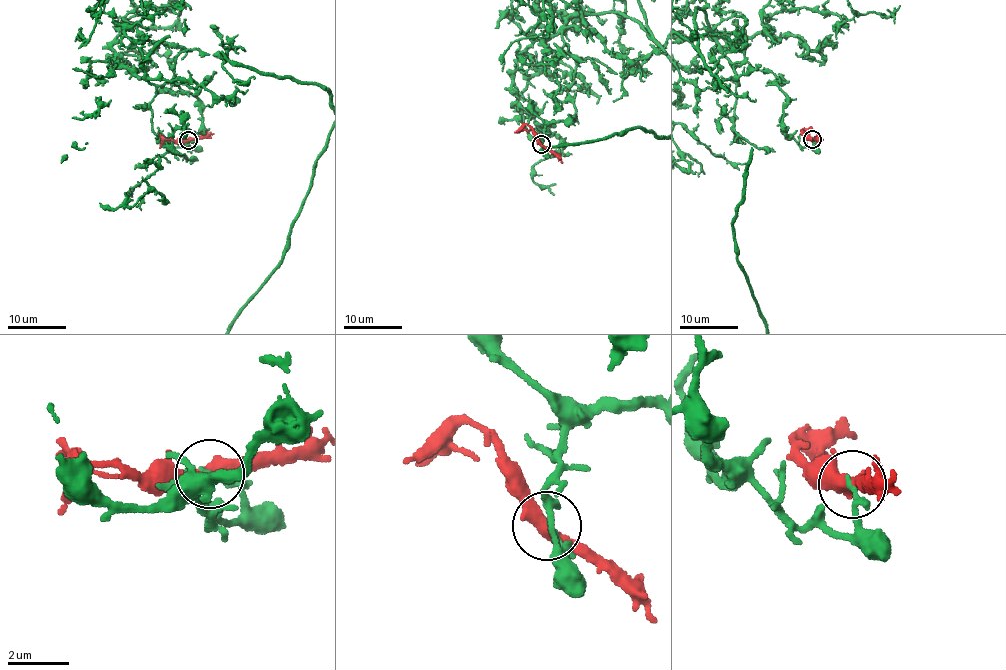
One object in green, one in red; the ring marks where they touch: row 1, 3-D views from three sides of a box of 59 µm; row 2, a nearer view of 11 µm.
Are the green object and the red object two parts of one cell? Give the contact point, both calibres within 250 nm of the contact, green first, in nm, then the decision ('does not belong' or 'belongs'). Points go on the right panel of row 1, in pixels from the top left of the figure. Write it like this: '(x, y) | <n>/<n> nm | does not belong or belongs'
(812, 139) | 170/420 nm | does not belong

